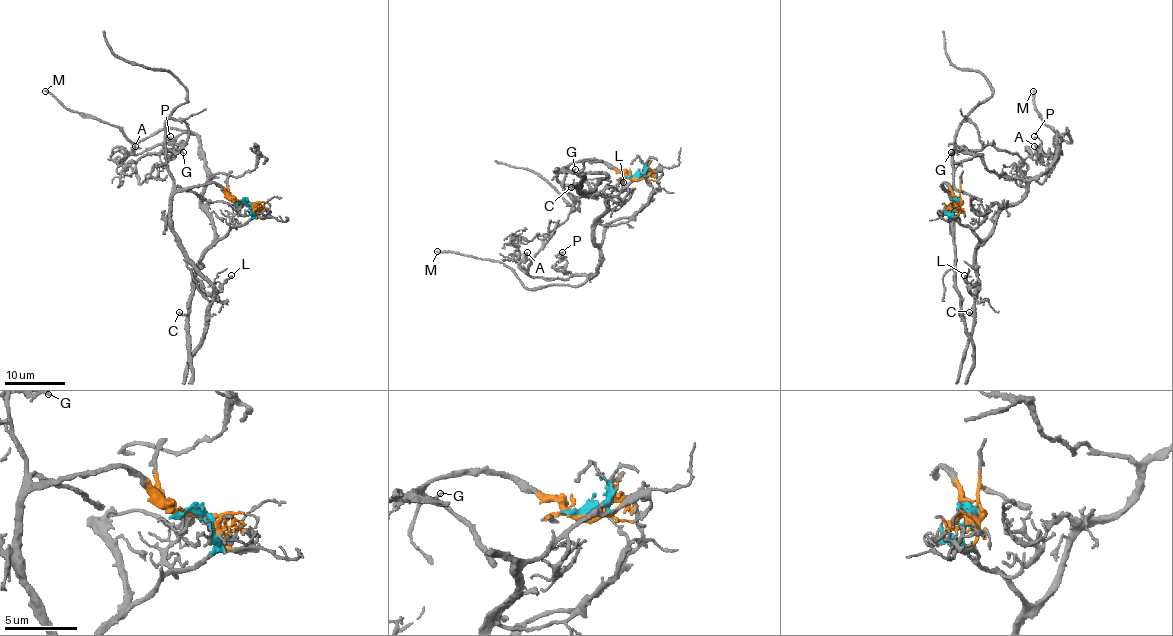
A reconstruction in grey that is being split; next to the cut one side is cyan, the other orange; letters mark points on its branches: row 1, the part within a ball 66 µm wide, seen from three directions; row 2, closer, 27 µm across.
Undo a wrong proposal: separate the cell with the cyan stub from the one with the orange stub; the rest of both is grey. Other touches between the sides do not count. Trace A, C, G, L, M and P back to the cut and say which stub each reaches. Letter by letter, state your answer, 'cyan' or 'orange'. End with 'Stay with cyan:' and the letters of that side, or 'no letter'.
A: cyan
C: cyan
G: orange
L: cyan
M: cyan
P: cyan
Stay with cyan: A, C, L, M, P

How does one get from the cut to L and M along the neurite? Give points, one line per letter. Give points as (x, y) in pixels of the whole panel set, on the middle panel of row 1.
L: (634, 177), (645, 171), (611, 196), (589, 196), (624, 182)
M: (634, 177), (645, 171), (595, 223), (598, 270), (576, 285), (526, 287), (499, 261), (436, 250)

